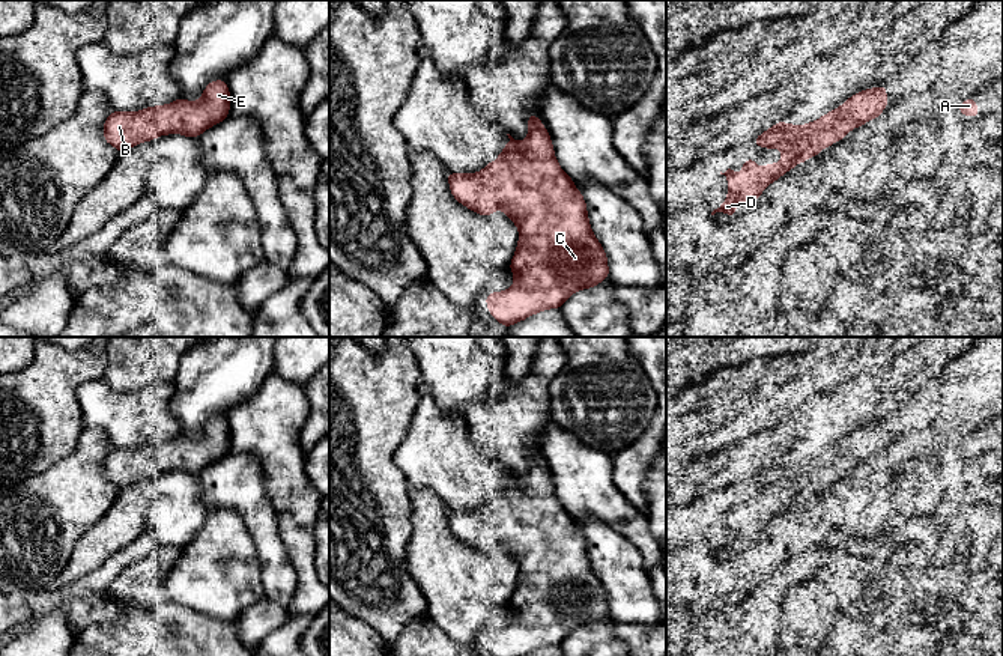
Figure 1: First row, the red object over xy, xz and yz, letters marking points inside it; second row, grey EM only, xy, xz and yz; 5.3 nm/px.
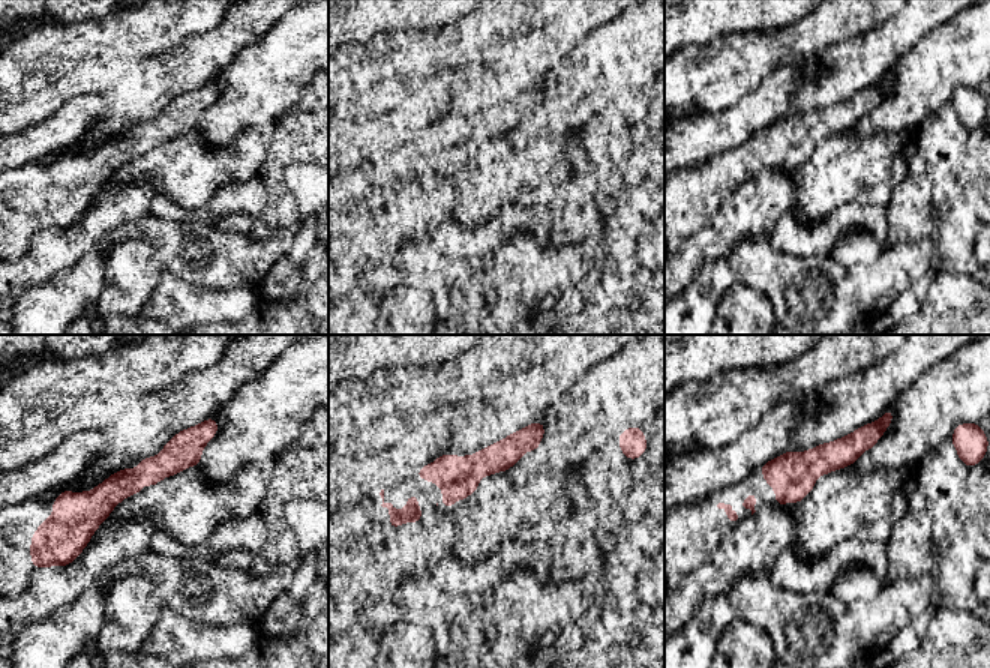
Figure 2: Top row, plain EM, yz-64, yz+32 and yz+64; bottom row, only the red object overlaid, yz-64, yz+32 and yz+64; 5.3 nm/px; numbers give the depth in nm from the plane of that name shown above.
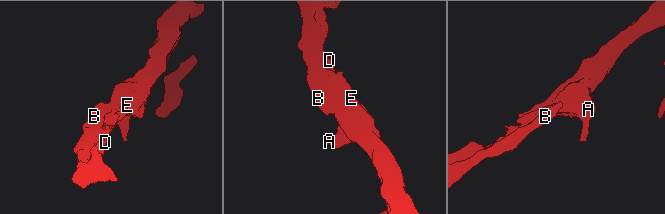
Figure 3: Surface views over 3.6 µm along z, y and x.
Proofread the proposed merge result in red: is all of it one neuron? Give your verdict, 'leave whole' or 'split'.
leave whole

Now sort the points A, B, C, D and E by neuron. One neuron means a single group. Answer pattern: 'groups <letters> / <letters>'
groups A B C D E

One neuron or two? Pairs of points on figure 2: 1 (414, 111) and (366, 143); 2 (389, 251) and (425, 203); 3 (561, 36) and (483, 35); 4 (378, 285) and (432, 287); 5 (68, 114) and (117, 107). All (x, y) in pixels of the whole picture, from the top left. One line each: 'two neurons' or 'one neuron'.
1: one neuron
2: one neuron
3: two neurons
4: one neuron
5: two neurons

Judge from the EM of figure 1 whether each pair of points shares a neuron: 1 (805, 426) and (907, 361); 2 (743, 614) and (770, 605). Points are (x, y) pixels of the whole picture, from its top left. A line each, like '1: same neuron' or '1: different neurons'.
1: same neuron
2: same neuron

